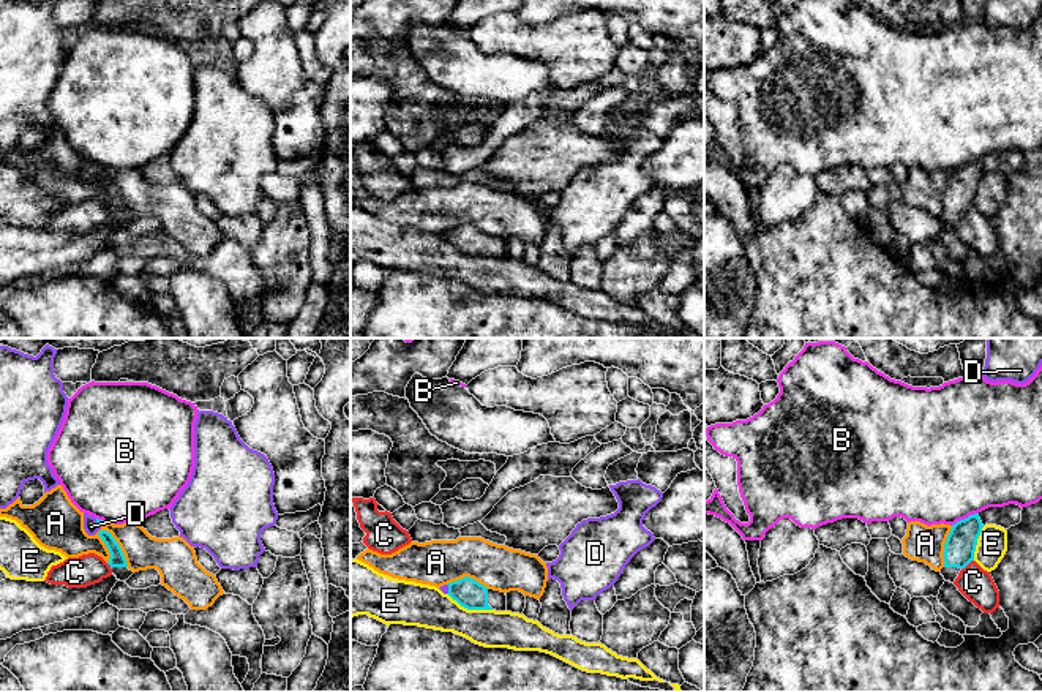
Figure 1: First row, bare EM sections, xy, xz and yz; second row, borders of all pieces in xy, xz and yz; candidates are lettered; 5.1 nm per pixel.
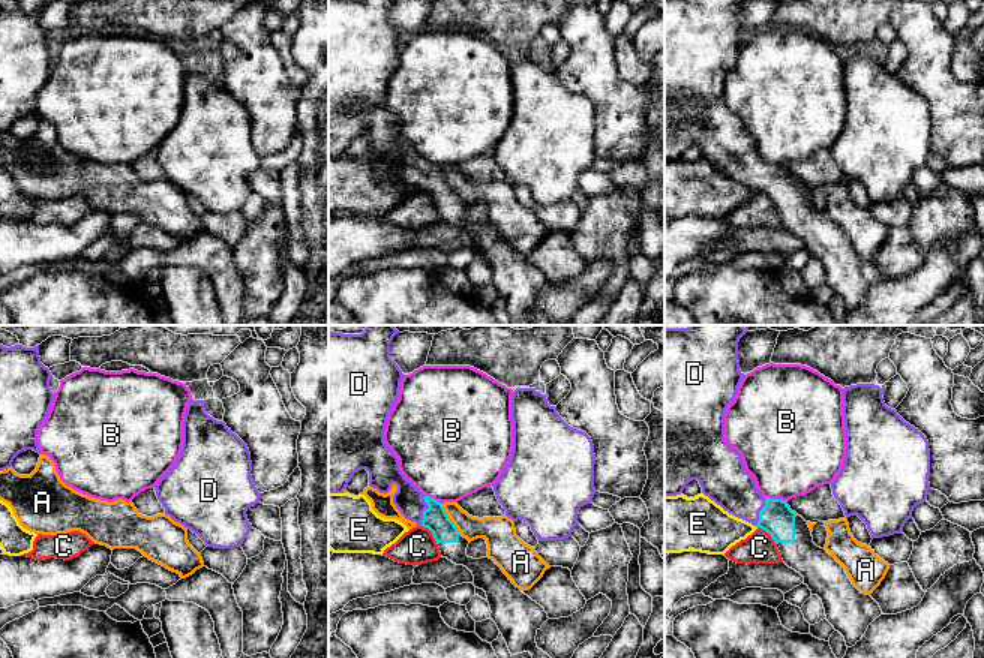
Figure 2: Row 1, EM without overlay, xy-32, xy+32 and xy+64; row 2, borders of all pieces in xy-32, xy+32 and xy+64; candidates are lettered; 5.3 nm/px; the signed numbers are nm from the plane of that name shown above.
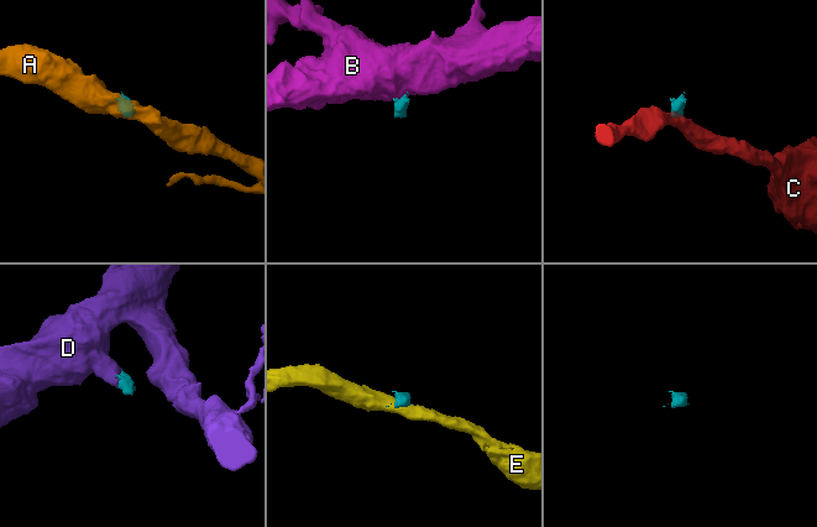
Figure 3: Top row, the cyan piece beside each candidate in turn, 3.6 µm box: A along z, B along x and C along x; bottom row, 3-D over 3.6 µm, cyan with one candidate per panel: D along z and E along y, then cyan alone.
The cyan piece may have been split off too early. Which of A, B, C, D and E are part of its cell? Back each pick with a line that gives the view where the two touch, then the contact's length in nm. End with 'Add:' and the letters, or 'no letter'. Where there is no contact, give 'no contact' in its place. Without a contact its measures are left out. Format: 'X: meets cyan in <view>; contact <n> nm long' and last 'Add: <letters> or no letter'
D: meets cyan in xy; contact 50 nm long
Add: D

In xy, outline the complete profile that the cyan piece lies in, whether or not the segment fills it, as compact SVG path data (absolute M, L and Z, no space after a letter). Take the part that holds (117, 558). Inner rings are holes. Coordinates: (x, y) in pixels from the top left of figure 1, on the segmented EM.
M104 529L99 531L98 536L103 539L103 542L106 543L106 547L111 553L107 564L111 566L112 574L117 577L117 580L126 581L134 572L128 569L128 564L126 564L126 559L125 559L125 555L123 555L120 545L112 537L112 534Z

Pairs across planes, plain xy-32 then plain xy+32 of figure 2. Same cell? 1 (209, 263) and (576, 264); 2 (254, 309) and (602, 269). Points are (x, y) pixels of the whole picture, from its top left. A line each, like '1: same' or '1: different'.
1: same
2: different

